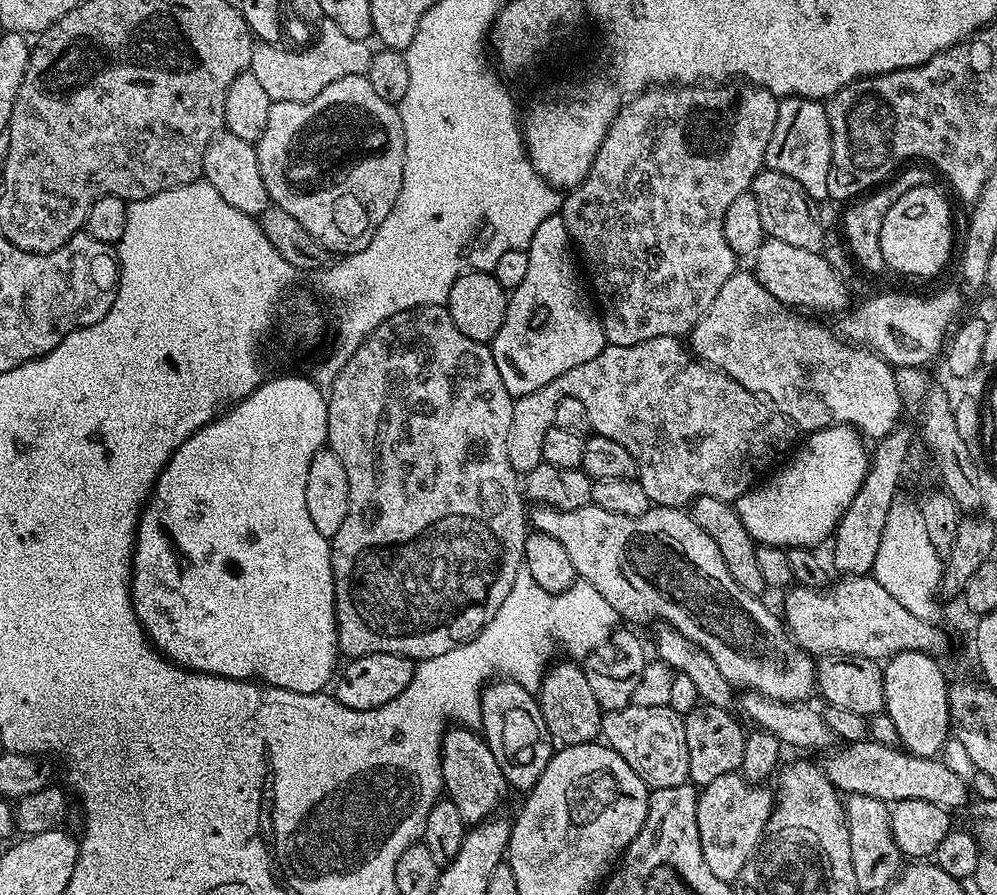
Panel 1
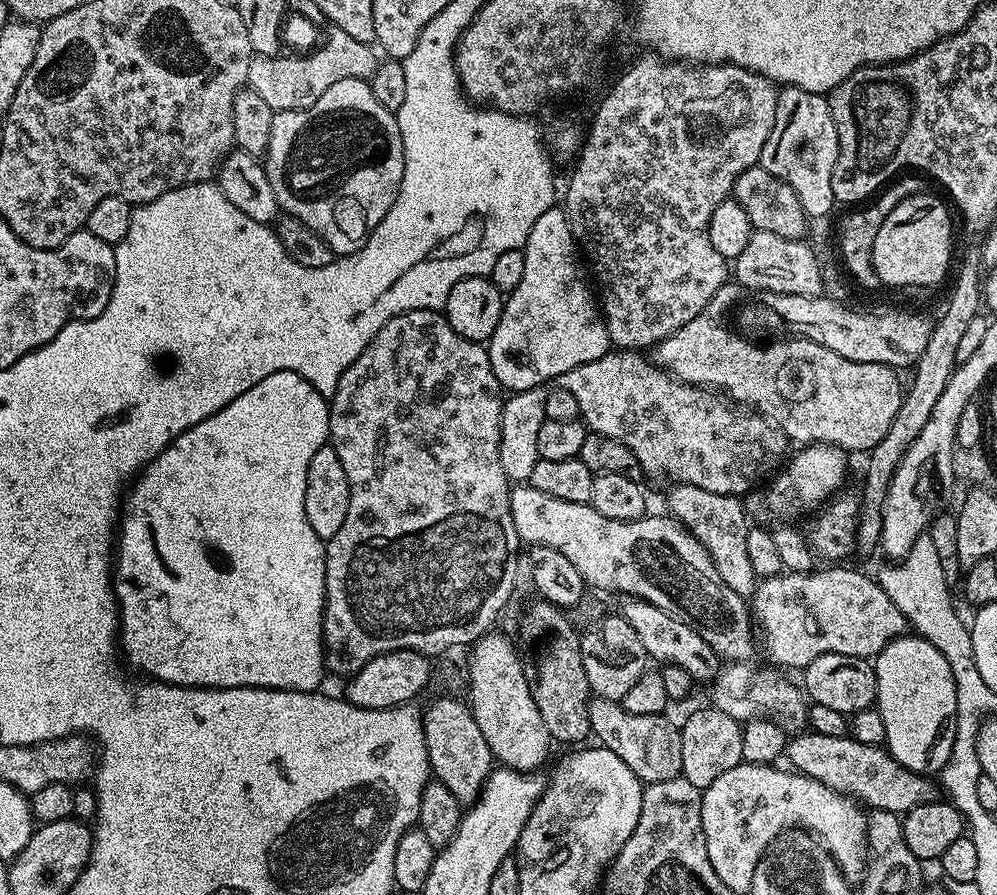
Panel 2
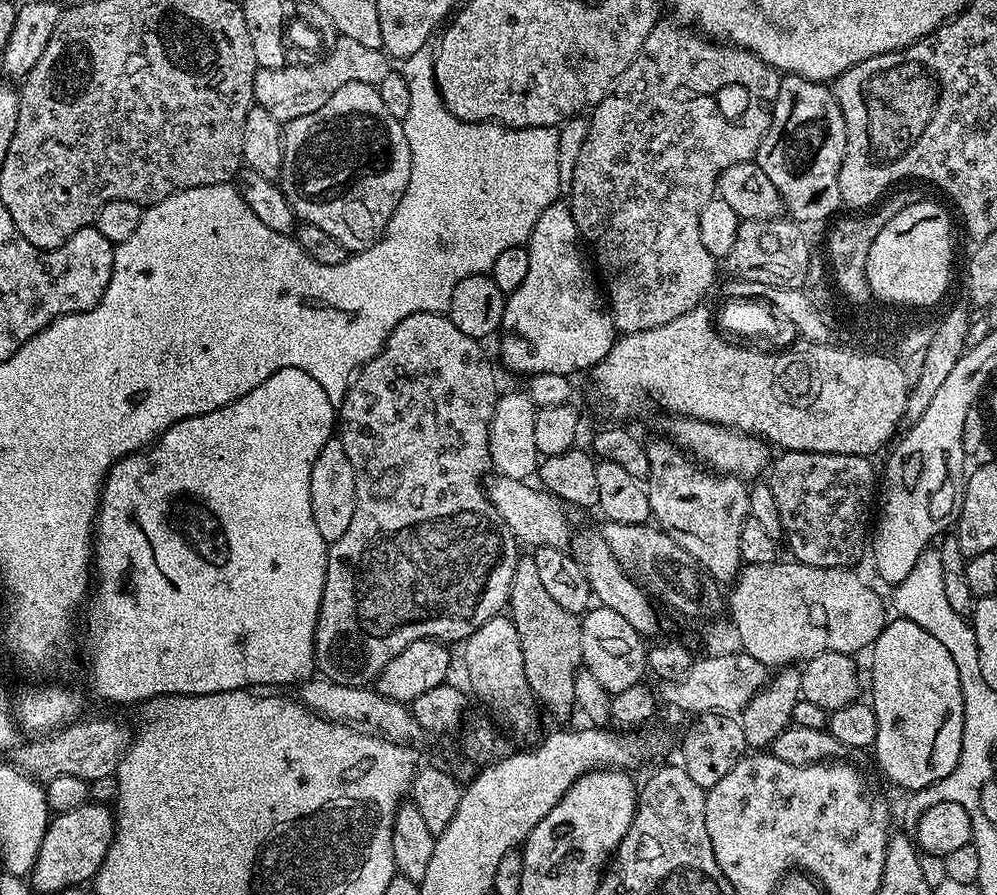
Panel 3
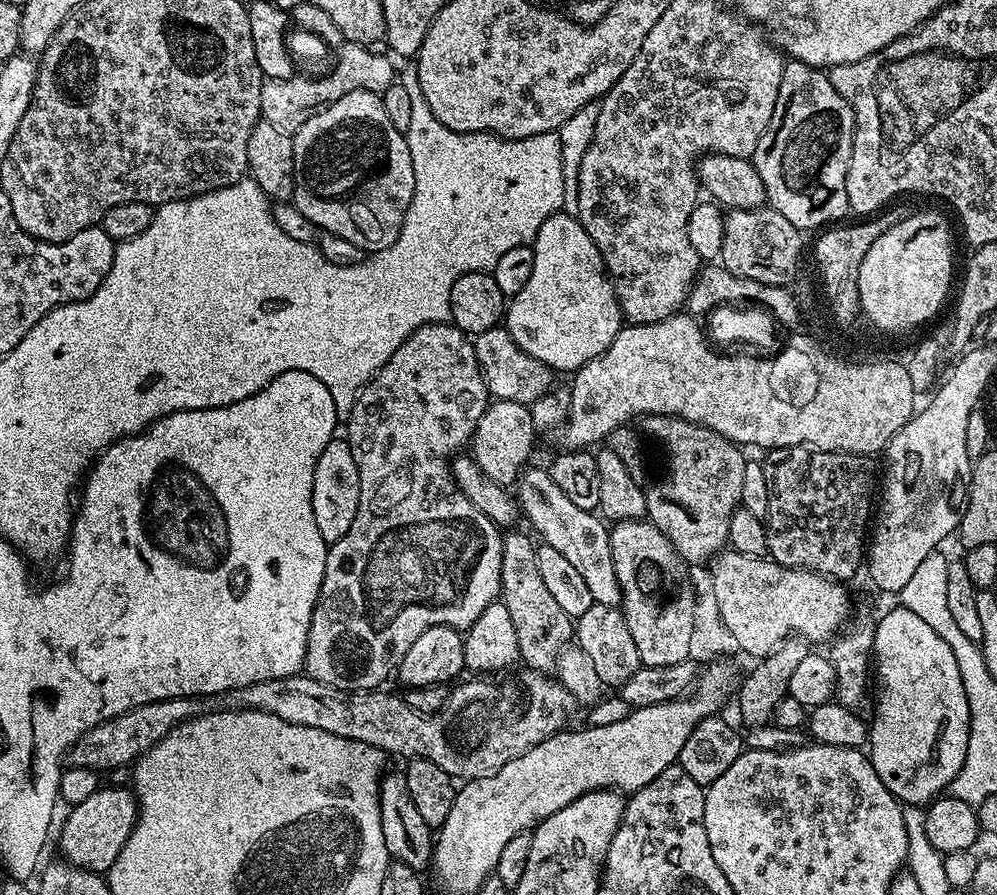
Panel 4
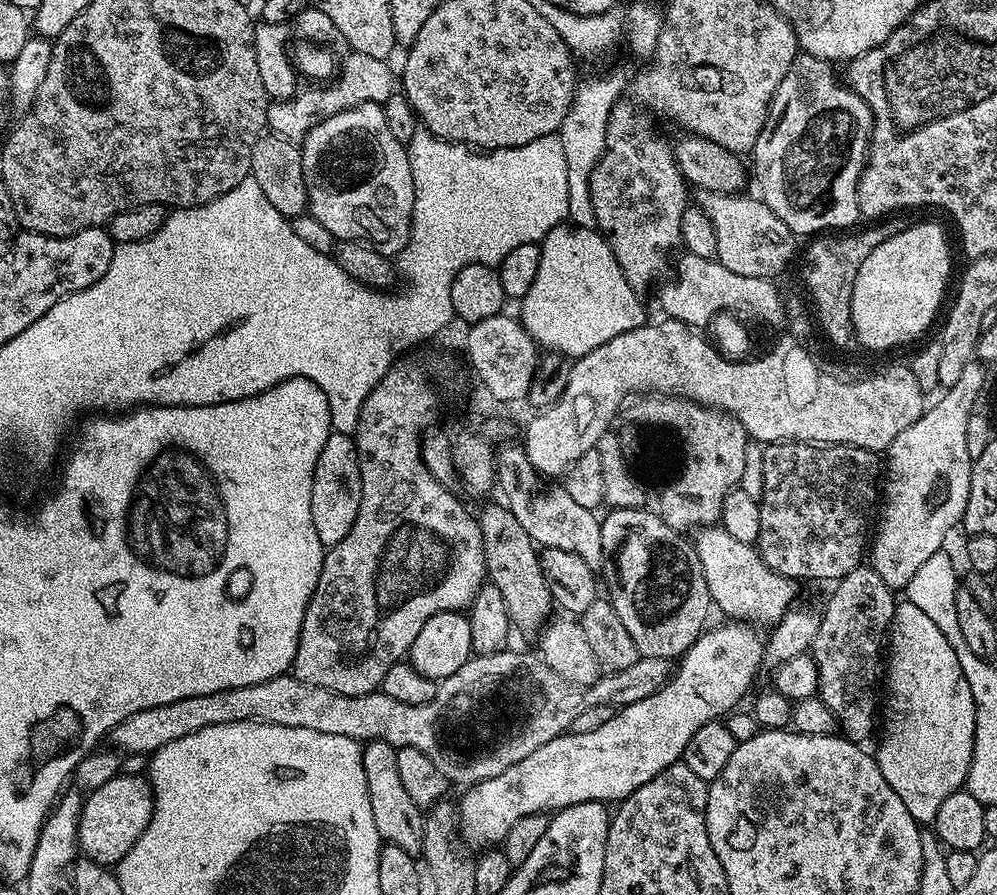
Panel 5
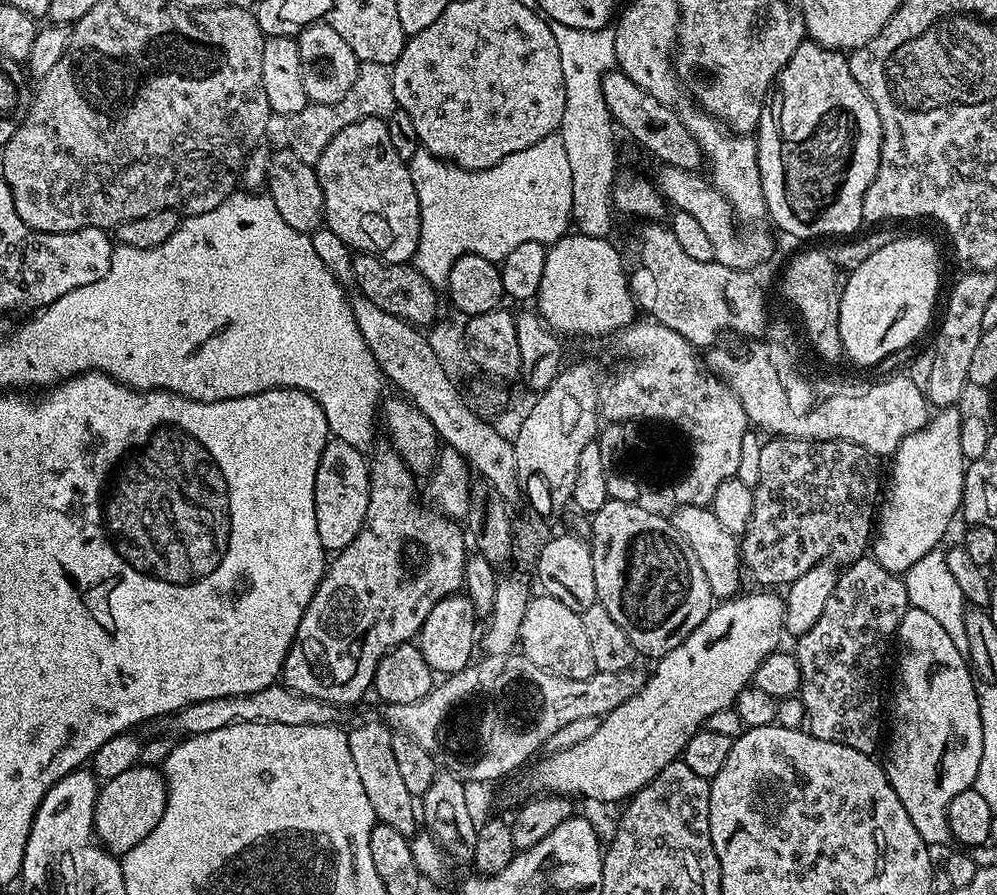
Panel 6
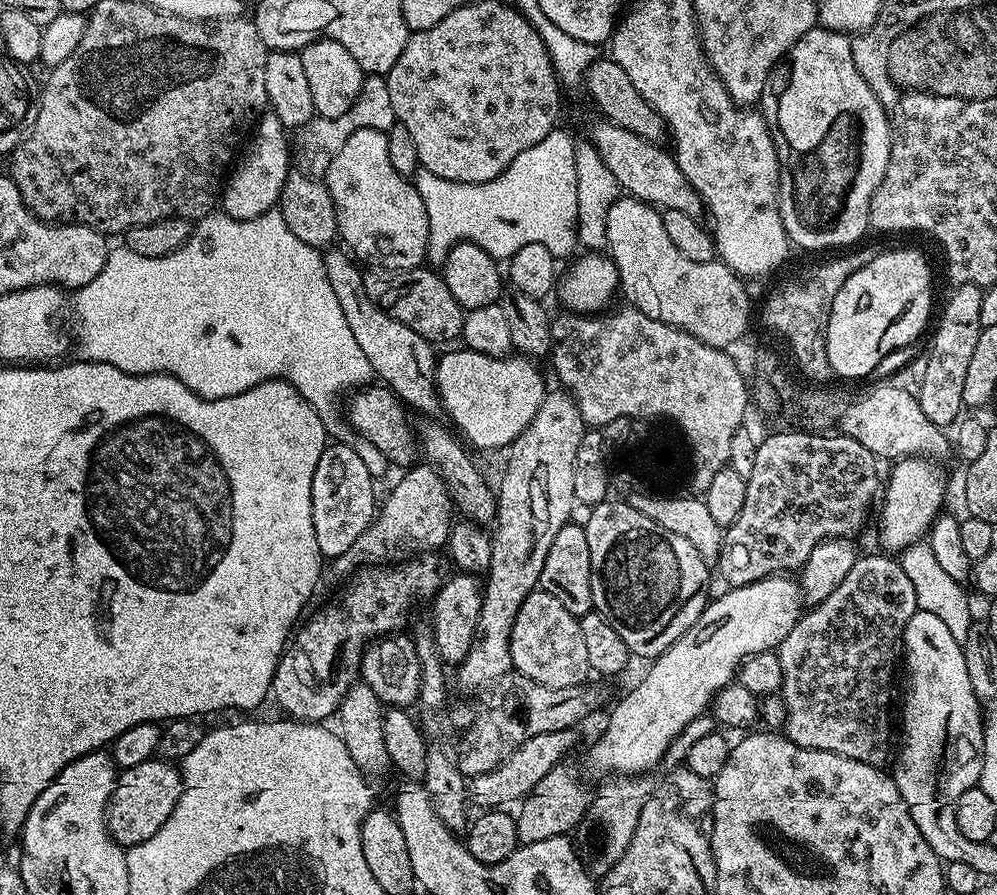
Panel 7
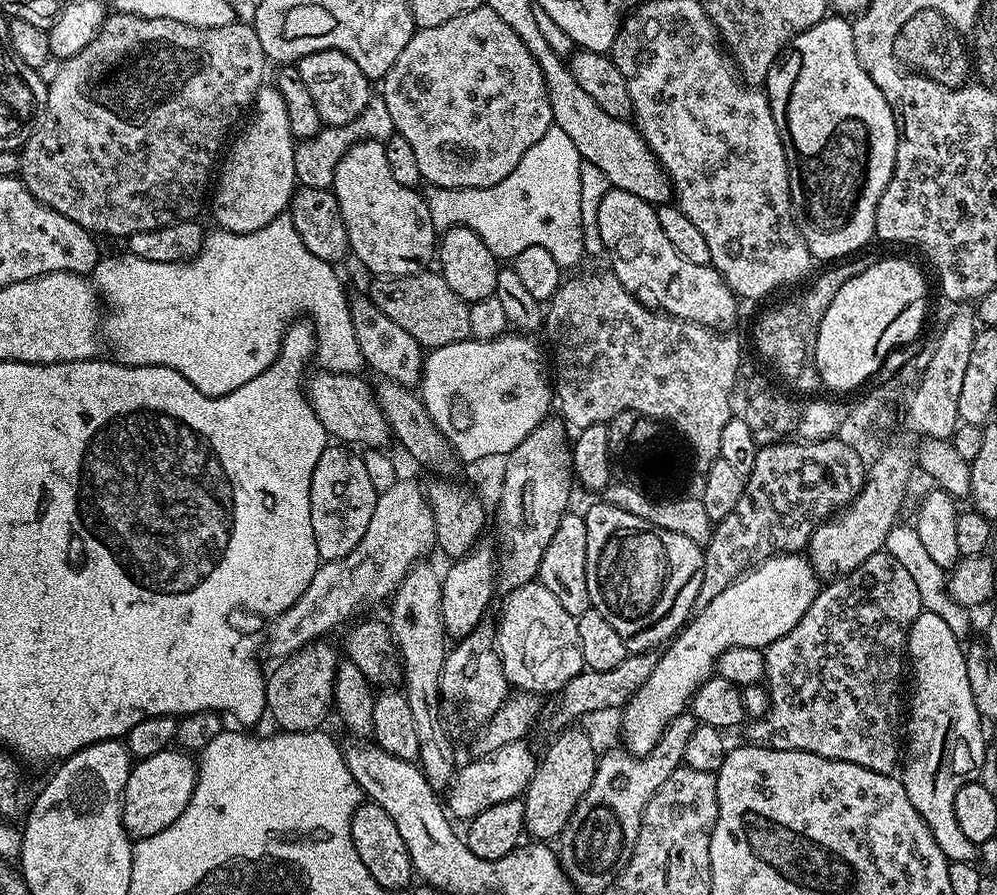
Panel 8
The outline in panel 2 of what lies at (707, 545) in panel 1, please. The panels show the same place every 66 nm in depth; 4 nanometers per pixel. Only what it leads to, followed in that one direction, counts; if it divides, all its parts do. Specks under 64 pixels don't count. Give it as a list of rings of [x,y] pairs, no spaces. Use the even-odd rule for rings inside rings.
[[[524,482],[510,491],[510,512],[514,518],[514,530],[518,530],[521,541],[525,545],[550,546],[550,550],[558,550],[558,554],[566,554],[570,562],[582,574],[585,585],[605,588],[608,592],[620,592],[625,597],[636,597],[652,603],[661,610],[680,619],[692,627],[714,646],[714,650],[725,661],[748,662],[753,659],[752,651],[758,648],[758,640],[752,637],[754,617],[750,604],[745,597],[734,594],[718,570],[714,570],[714,562],[688,529],[673,520],[671,515],[655,516],[649,514],[634,522],[618,522],[614,518],[606,518],[598,514],[591,504],[578,502],[562,502],[562,498],[550,498],[550,494],[542,494],[542,490],[534,490],[531,484]]]

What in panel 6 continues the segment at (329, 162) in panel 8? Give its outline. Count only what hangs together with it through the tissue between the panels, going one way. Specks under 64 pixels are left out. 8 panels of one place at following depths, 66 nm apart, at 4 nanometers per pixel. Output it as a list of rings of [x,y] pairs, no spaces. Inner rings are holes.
[[[361,63],[356,74],[356,81],[350,86],[350,90],[346,90],[341,100],[333,104],[310,102],[305,108],[298,110],[298,114],[287,117],[288,140],[286,144],[295,156],[302,158],[302,162],[315,165],[316,159],[322,154],[322,150],[326,150],[330,138],[334,138],[338,130],[366,118],[386,118],[395,111],[397,111],[397,106],[389,65]]]

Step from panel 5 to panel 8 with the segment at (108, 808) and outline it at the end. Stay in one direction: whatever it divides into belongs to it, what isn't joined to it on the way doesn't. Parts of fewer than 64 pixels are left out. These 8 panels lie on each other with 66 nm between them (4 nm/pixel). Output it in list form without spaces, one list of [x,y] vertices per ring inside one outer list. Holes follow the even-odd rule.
[[[165,750],[145,760],[136,760],[124,787],[124,829],[133,841],[166,830],[186,810],[196,785],[197,761],[183,750]]]

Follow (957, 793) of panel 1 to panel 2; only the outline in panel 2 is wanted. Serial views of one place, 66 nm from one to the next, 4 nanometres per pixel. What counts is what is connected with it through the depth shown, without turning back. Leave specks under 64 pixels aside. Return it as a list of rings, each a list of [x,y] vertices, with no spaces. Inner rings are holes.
[[[805,730],[789,739],[786,760],[802,776],[809,776],[844,796],[851,796],[869,809],[890,810],[897,814],[909,812],[914,806],[927,804],[938,796],[938,788],[927,775],[906,770],[884,746],[866,746],[851,735],[830,738]]]

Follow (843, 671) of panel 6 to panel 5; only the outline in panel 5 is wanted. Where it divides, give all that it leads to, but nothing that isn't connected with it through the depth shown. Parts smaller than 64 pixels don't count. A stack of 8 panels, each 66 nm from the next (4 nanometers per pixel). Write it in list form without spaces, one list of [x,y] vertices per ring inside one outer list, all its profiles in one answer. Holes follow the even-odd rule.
[[[870,566],[855,568],[848,576],[843,576],[835,585],[832,597],[828,605],[822,608],[818,637],[814,645],[814,659],[820,687],[818,695],[820,701],[836,715],[839,731],[848,739],[864,742],[864,739],[872,732],[872,723],[878,720],[878,708],[876,712],[876,671],[882,668],[882,652],[880,647],[885,647],[886,637],[889,635],[892,619],[896,613],[897,597],[894,598],[893,589],[878,578],[878,574]]]

